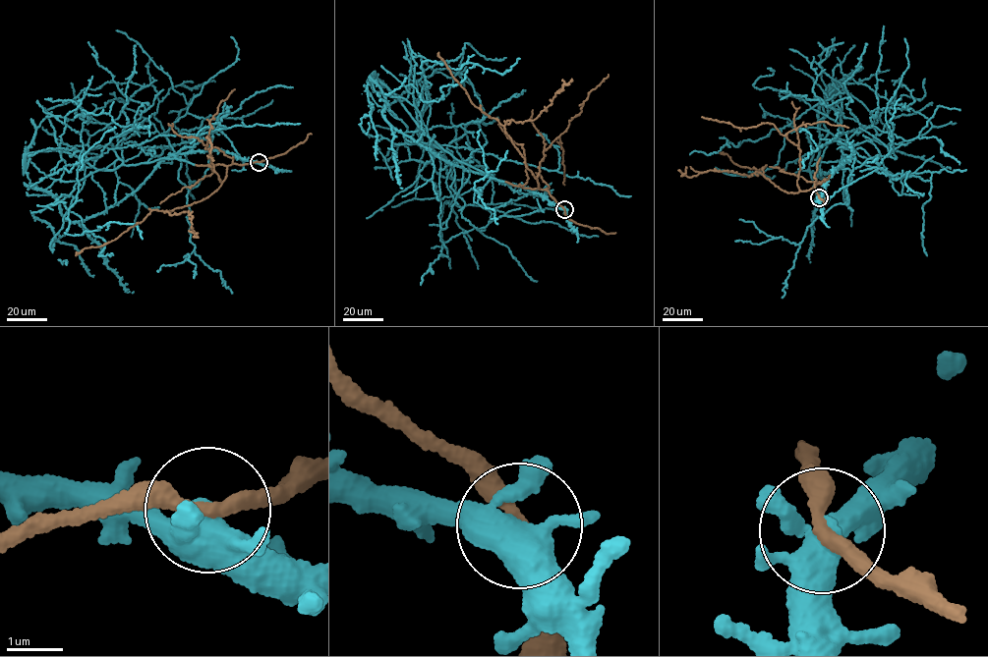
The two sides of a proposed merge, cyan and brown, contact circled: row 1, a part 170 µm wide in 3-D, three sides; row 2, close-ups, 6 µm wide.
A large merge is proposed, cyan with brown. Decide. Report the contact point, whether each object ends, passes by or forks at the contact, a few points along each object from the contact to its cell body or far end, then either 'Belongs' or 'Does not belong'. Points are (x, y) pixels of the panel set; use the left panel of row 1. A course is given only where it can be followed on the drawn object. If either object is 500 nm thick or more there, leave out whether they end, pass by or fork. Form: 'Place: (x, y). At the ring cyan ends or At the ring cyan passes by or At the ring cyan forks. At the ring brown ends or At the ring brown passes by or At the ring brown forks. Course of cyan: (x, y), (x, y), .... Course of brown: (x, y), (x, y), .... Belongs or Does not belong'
Place: (259, 162). At the ring cyan forks. At the ring brown passes by. Course of cyan: (259, 162), (179, 152), (216, 121), (190, 189), (180, 157), (124, 164), (82, 130), (65, 234), (143, 239). Course of brown: (259, 162), (232, 163), (221, 186), (208, 196), (170, 211), (152, 209), (116, 238), (76, 255). Belongs

